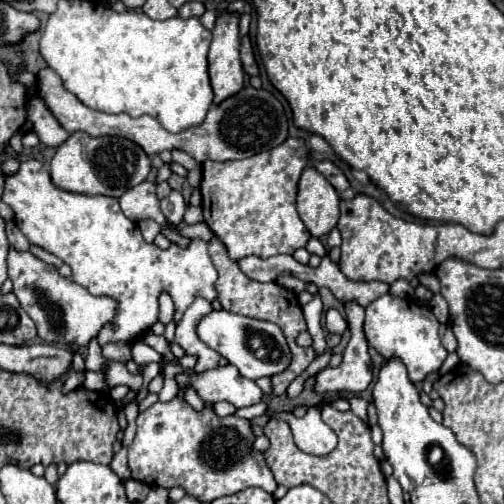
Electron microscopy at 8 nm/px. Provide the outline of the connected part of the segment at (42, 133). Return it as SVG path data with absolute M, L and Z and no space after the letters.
M32 97L28 101L28 119L32 121L34 125L34 133L40 137L40 141L44 145L50 145L50 147L58 147L62 145L70 133L56 121L56 117L52 115L52 111L44 105L42 99L36 99Z

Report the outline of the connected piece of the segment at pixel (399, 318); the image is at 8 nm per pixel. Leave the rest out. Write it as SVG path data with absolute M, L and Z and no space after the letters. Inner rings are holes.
M386 293L366 307L364 331L370 347L376 349L384 359L400 359L408 369L408 379L418 385L428 373L438 371L448 355L440 343L438 325L440 323L428 305Z

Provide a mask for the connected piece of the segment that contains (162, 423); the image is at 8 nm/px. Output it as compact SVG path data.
M174 397L168 403L158 401L138 415L138 431L128 447L130 479L150 487L182 487L186 495L202 503L238 493L246 487L260 487L272 495L278 483L266 465L264 453L252 447L254 441L256 435L248 419L236 415L218 417L212 405L196 411L182 397Z

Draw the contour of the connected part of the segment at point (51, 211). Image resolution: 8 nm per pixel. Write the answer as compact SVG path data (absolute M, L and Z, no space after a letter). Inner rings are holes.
M36 159L24 161L16 175L6 177L6 187L4 187L2 199L6 205L10 205L14 209L16 225L32 245L38 245L38 247L54 253L66 265L70 265L72 275L74 275L72 277L74 283L86 287L92 295L98 295L98 297L106 295L118 303L116 317L110 323L106 323L98 333L100 345L118 343L118 341L132 343L132 341L140 339L138 335L150 331L152 325L158 321L158 297L160 297L160 293L168 293L172 297L174 307L176 307L176 311L174 311L176 323L182 319L184 311L192 305L192 301L196 297L204 297L208 303L212 303L218 297L216 287L214 287L218 273L216 273L212 259L208 255L206 241L190 239L188 247L178 247L176 243L172 243L168 249L160 249L154 243L146 243L142 239L138 225L122 213L116 197L106 197L106 195L90 197L90 195L62 191L62 189L54 187L54 183L50 181L48 169Z

